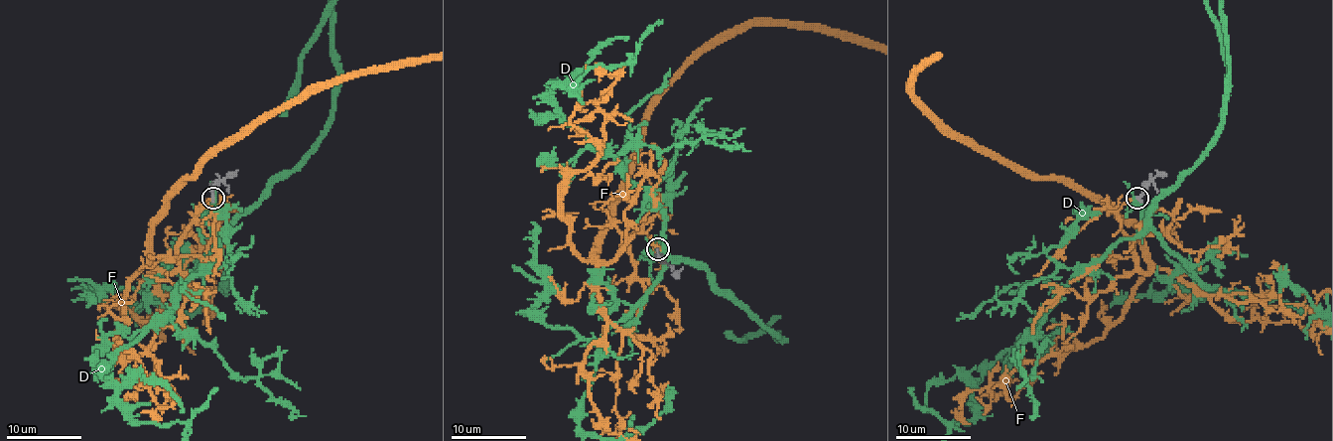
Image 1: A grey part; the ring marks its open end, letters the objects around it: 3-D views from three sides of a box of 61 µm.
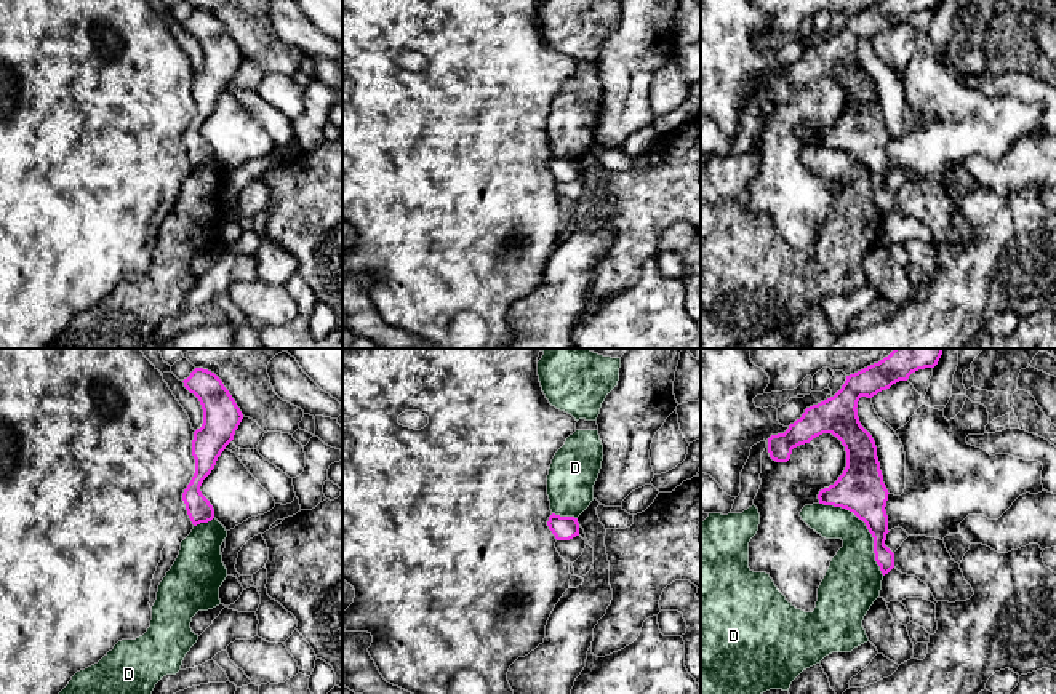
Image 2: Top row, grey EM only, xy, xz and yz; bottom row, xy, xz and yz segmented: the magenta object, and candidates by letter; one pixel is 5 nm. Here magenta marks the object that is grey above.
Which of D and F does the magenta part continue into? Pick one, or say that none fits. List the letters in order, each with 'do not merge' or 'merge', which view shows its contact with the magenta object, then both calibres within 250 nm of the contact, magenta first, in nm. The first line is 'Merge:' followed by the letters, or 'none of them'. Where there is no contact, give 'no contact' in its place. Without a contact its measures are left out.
Merge: F
D: do not merge | yz | 240/260 nm
F: merge | no contact

